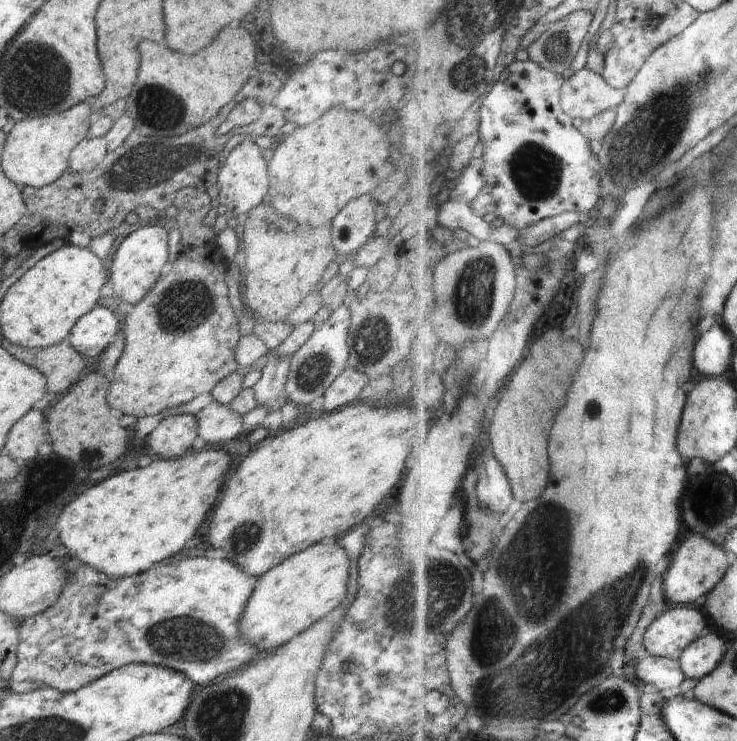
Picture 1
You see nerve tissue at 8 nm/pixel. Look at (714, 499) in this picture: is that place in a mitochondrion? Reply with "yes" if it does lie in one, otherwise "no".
yes

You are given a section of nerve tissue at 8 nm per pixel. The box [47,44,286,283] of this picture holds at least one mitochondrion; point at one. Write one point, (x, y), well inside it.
(153, 176)

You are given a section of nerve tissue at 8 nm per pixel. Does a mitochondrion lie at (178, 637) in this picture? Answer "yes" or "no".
yes

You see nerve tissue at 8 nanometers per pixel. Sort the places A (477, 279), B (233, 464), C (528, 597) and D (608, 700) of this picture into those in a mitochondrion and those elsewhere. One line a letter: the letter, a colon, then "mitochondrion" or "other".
A: mitochondrion
B: other
C: mitochondrion
D: mitochondrion

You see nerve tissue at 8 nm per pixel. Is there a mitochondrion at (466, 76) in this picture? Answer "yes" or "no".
yes

